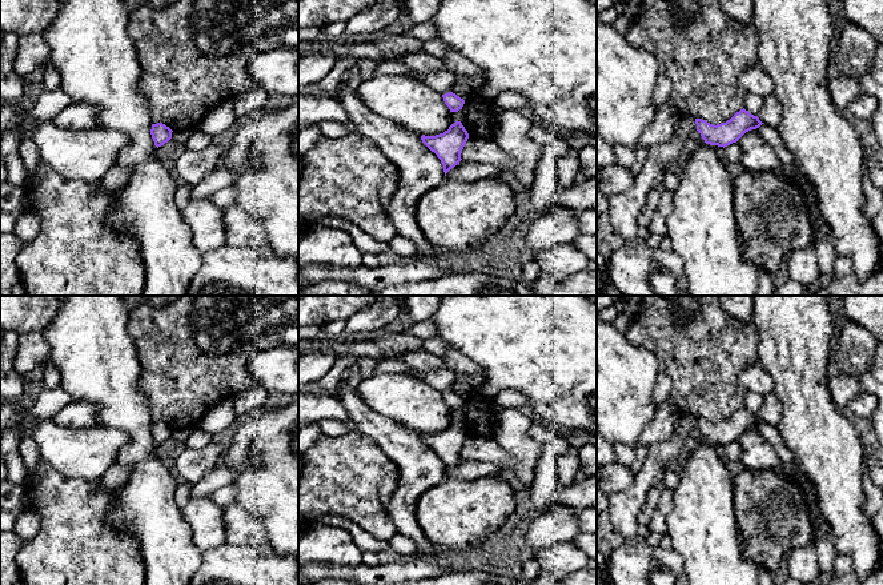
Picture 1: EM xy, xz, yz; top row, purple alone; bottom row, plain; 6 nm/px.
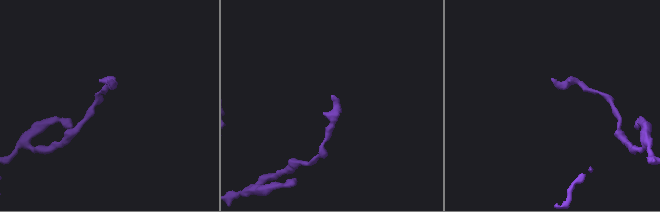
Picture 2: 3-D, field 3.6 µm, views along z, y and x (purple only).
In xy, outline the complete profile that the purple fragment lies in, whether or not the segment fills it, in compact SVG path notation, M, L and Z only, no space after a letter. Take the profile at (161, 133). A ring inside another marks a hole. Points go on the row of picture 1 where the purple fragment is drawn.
M162 123L152 124L150 135L158 148L172 139L172 129Z

